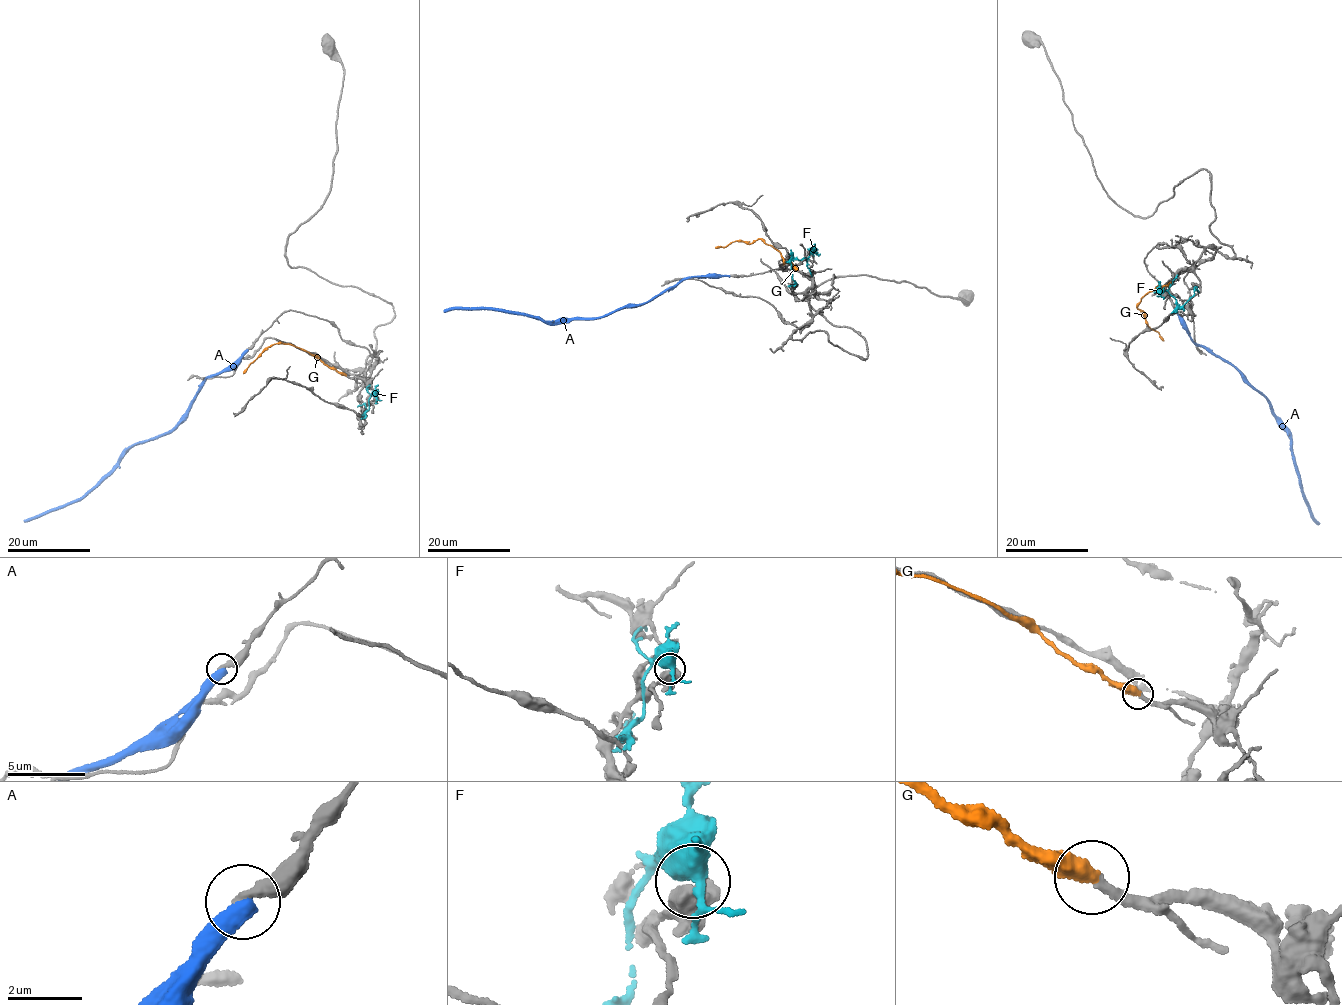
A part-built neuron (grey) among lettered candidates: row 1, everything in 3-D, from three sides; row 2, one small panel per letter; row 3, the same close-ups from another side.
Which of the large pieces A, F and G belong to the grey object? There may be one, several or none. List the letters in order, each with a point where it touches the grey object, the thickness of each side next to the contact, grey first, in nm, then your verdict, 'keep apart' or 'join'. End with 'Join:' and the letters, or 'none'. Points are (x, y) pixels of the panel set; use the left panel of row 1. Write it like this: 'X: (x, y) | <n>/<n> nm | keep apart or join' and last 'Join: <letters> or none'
A: (247, 349) | 300/400 nm | keep apart
F: (376, 397) | 600/400 nm | keep apart
G: (345, 375) | 240/500 nm | join
Join: G

